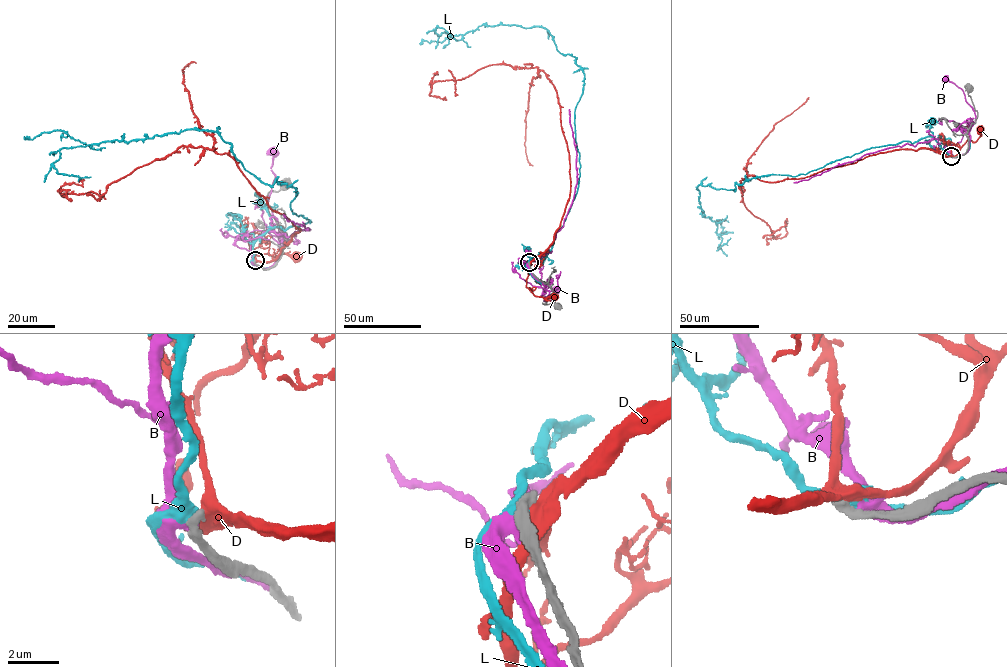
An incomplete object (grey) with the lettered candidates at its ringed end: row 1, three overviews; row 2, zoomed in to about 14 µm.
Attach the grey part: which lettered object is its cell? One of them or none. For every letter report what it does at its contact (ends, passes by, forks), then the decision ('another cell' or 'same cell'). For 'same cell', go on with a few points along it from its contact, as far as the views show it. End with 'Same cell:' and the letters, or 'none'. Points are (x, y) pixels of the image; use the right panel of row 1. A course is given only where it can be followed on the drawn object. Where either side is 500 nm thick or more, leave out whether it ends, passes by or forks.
B: it ends there; another cell
D: it forks there; another cell
L: it ends there; another cell
Same cell: none

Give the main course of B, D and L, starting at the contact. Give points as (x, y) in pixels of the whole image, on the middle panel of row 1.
B: (528, 263), (532, 275), (549, 292), (548, 301), (544, 301), (553, 299), (557, 289)
D: (529, 262), (526, 286), (535, 296), (554, 296)
L: (528, 263), (550, 250), (577, 189), (584, 73), (541, 27), (435, 29), (457, 41)

